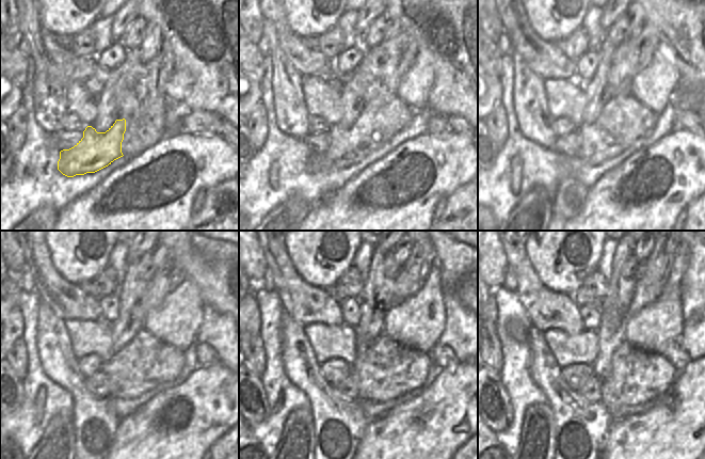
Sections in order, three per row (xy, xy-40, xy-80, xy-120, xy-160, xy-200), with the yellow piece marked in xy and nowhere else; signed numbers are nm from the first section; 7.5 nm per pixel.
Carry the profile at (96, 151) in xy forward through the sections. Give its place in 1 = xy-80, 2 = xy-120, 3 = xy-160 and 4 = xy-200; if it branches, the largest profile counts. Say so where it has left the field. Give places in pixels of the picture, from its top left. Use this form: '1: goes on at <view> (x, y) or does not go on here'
1: goes on at xy-80 (626, 120)
2: goes on at xy-120 (148, 362)
3: goes on at xy-160 (387, 370)
4: goes on at xy-200 (638, 377)

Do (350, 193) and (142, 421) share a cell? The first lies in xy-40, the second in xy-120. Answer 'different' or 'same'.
same

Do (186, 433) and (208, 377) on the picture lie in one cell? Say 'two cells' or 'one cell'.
one cell

